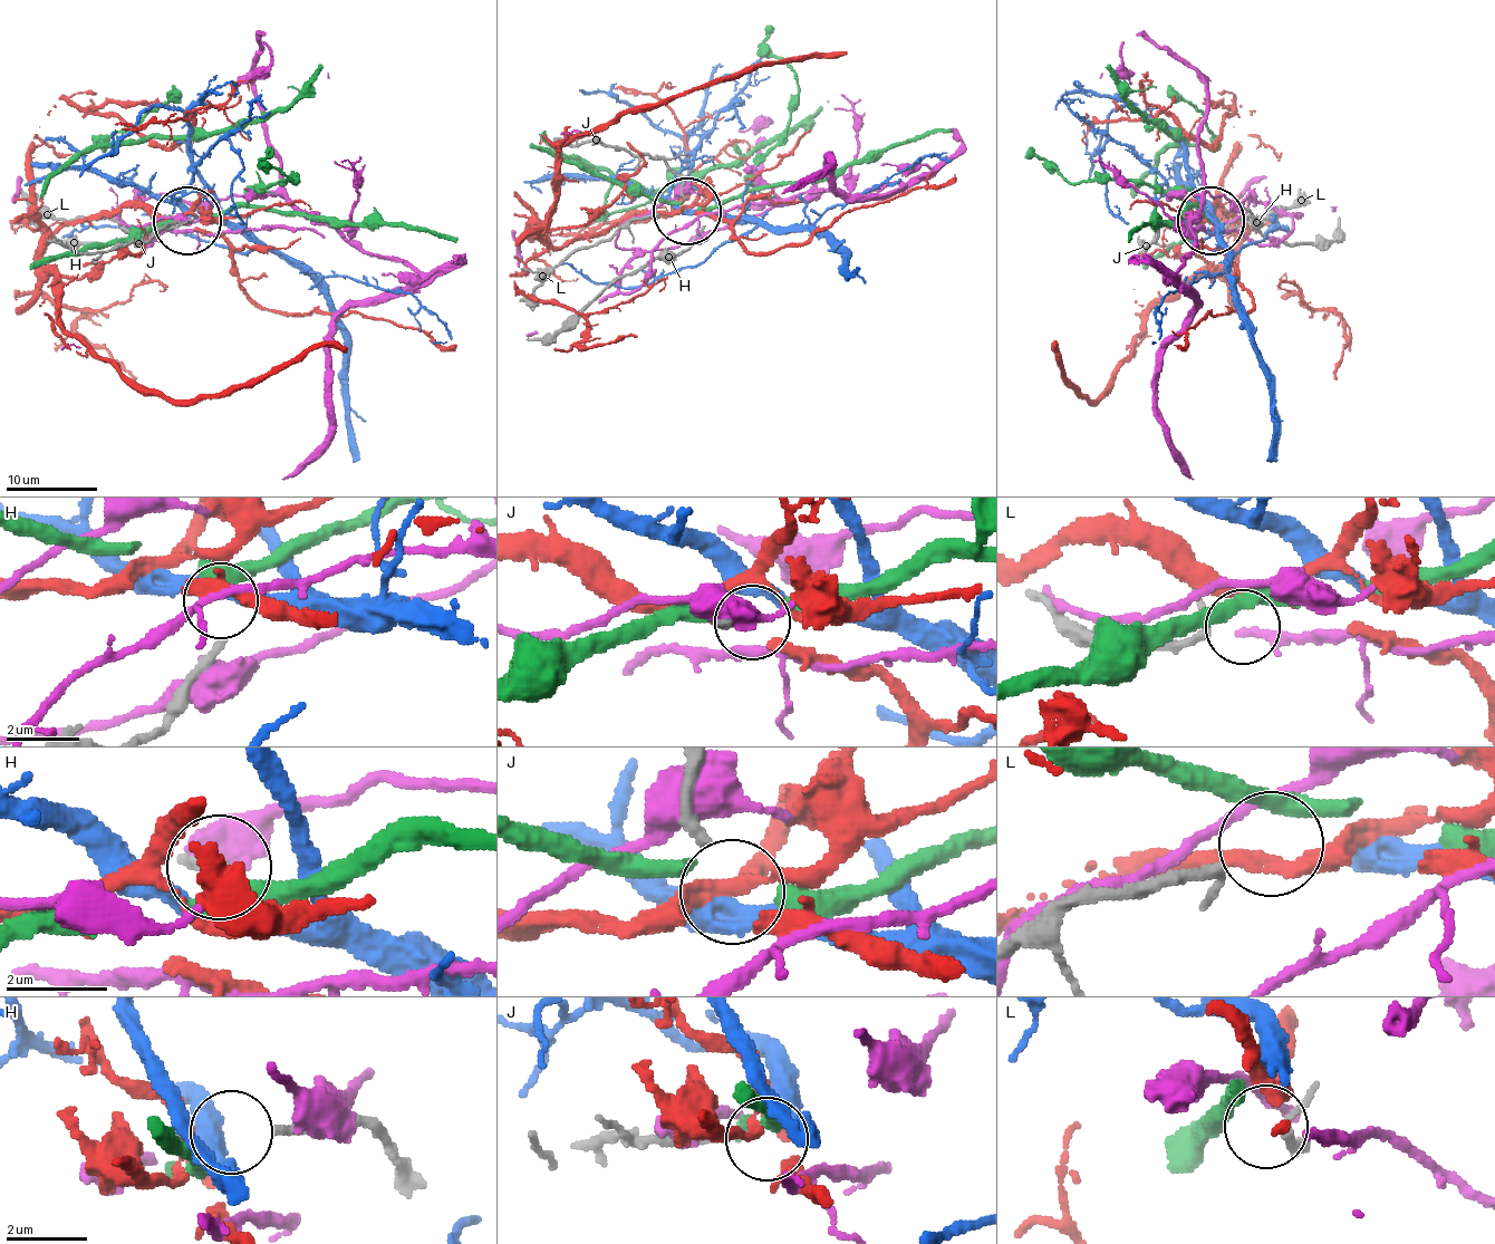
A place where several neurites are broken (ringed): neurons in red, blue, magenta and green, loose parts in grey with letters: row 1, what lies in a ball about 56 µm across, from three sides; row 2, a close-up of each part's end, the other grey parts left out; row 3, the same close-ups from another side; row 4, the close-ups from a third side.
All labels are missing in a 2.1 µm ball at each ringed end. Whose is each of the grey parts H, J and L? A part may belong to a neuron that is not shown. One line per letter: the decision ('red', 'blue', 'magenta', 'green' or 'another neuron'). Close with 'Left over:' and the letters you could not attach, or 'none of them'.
H: green
J: blue
L: another neuron
Left over: L

